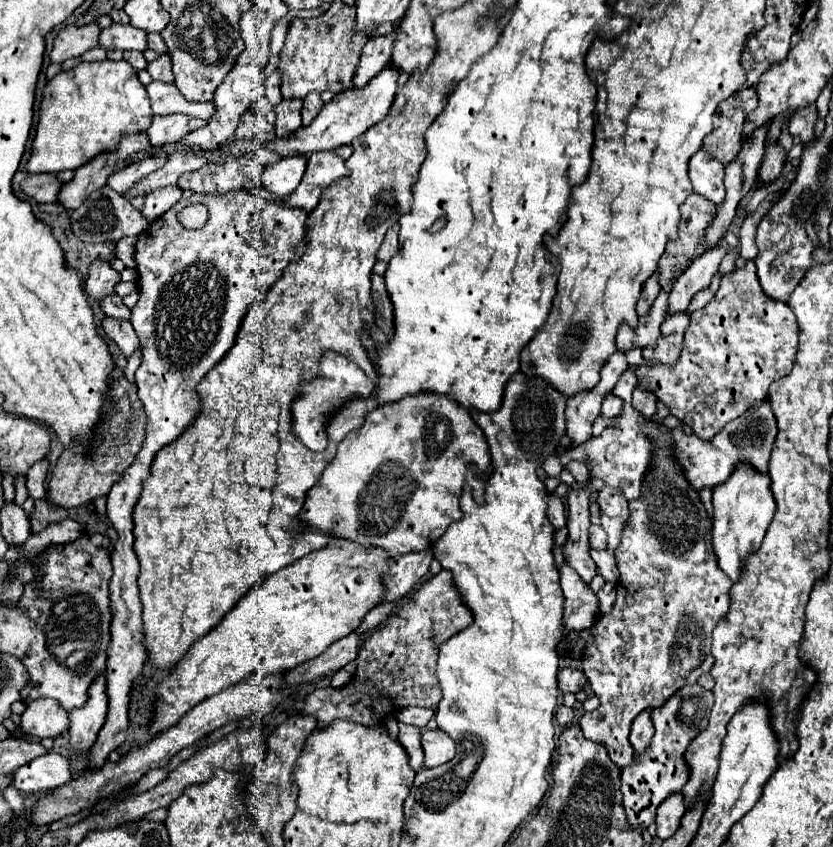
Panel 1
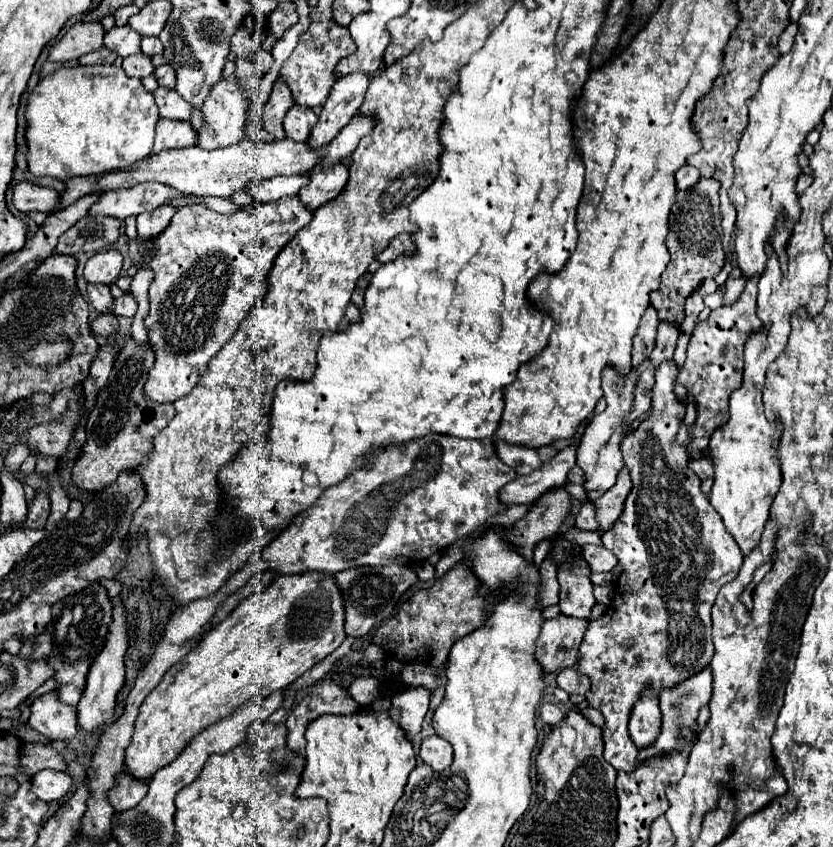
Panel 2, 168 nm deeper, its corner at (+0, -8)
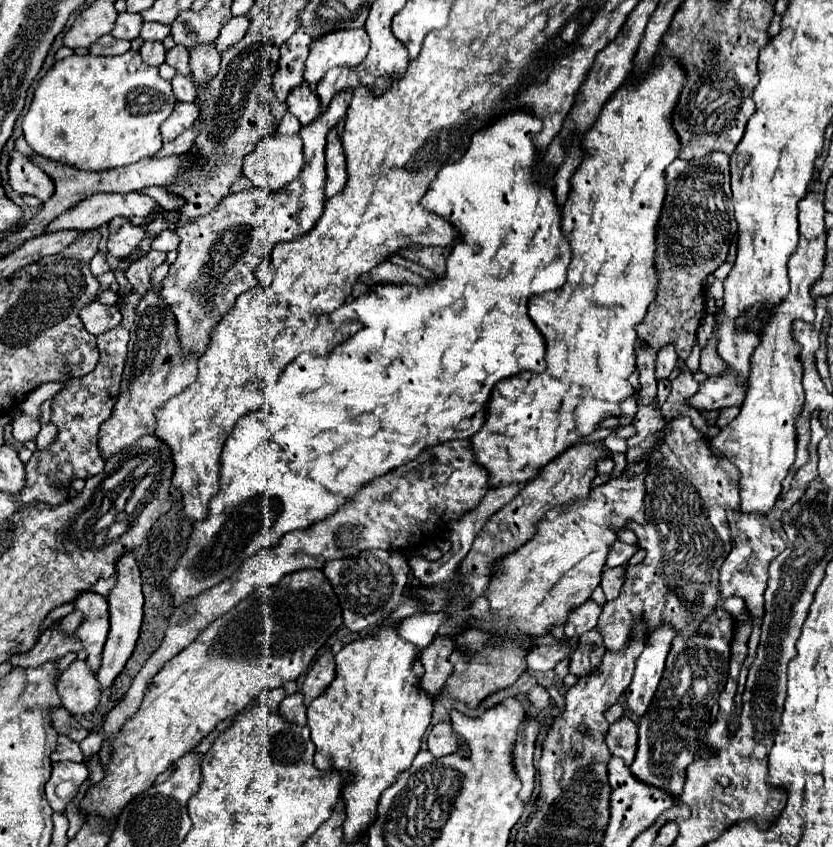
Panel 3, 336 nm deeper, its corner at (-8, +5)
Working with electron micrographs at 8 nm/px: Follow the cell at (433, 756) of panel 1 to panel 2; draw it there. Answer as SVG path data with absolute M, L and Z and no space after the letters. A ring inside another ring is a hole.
M431 735L431 737L423 739L419 755L421 755L423 763L427 763L435 773L445 771L453 763L453 747L447 739L443 739L439 735Z

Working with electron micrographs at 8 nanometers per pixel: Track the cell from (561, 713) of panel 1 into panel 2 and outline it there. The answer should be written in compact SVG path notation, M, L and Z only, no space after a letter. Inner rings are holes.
M541 703L539 705L539 719L547 725L557 725L563 717L563 711L553 703Z

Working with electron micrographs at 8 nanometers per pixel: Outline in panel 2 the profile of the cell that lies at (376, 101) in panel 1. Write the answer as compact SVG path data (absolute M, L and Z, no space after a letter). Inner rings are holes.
M355 115L351 119L351 123L347 127L343 127L341 133L329 145L325 145L321 149L315 149L315 151L309 149L307 143L297 143L297 141L289 141L289 139L273 141L273 143L257 143L253 139L243 139L237 145L217 147L217 149L201 149L199 145L191 145L191 147L185 147L185 149L171 149L171 151L165 151L165 153L159 153L159 155L149 155L147 159L137 161L133 167L129 167L125 171L111 171L111 173L97 175L97 177L73 177L73 181L65 181L65 191L59 195L61 201L59 201L57 209L53 209L53 211L61 211L63 207L75 203L79 197L85 197L89 193L101 193L101 191L107 191L107 189L131 189L133 185L139 185L139 183L145 183L145 181L157 181L157 183L169 185L169 187L177 189L183 195L229 197L233 191L245 189L253 181L265 181L265 179L271 179L271 177L277 177L277 175L305 175L309 169L313 169L319 163L323 167L331 167L337 161L341 161L345 155L351 155L353 149L357 147L357 143L361 141L361 137L369 135L371 131L373 131L373 119L365 117L365 115Z

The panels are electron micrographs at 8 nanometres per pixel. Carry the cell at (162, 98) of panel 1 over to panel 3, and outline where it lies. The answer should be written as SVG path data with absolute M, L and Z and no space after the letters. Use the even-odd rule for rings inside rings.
M175 74L175 78L171 80L171 86L173 86L173 94L179 102L195 102L197 100L197 90L189 76Z

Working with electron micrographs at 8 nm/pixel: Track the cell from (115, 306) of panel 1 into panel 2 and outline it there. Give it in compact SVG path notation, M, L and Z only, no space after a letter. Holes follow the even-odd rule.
M87 285L87 293L89 293L91 305L93 305L99 313L107 313L107 311L109 311L109 307L111 307L111 303L113 303L113 297L111 297L107 285Z

